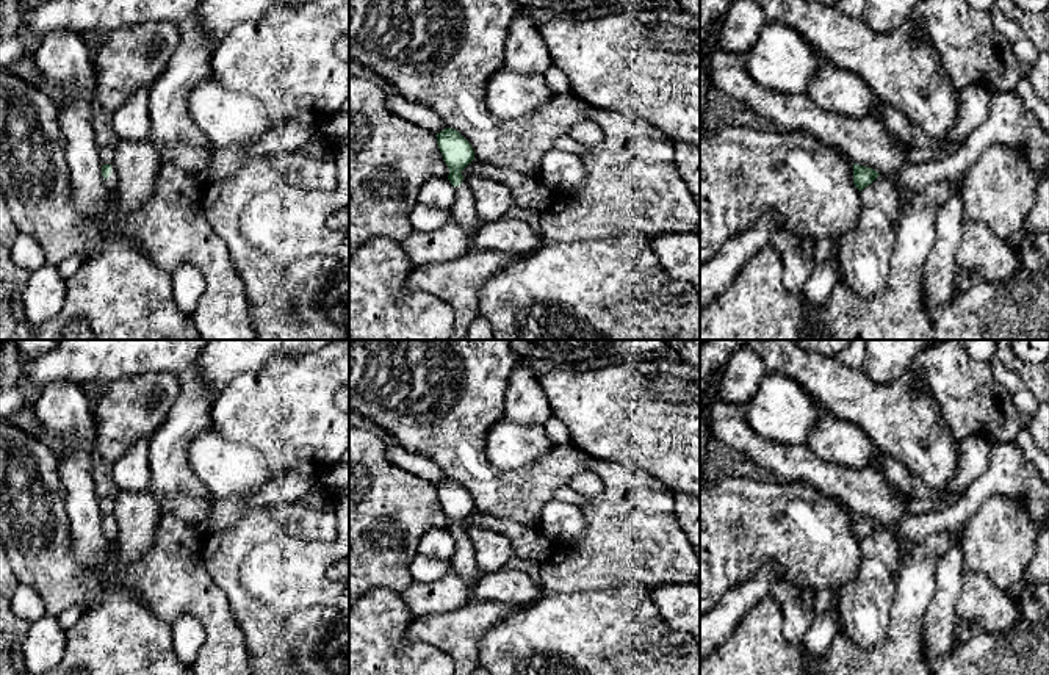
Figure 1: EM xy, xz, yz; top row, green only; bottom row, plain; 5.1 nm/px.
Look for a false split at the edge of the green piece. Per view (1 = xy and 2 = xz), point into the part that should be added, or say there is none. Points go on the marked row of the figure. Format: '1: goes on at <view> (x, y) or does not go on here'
1: goes on at xy (111, 182)
2: goes on at xz (464, 210)

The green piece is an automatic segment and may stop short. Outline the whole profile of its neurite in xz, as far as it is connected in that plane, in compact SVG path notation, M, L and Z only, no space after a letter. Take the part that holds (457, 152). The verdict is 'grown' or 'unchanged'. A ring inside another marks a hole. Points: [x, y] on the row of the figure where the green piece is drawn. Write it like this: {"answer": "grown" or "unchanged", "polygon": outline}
{"answer": "grown", "polygon": "M446 127L435 136L438 149L449 169L448 180L456 188L456 202L451 208L451 216L454 216L468 230L470 244L473 247L473 240L481 226L481 219L478 218L474 197L462 175L462 171L474 160L474 150L454 128Z"}

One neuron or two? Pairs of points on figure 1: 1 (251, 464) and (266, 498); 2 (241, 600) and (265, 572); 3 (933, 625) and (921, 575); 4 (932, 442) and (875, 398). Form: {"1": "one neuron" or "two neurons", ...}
{"1": "two neurons", "2": "two neurons", "3": "two neurons", "4": "one neuron"}

